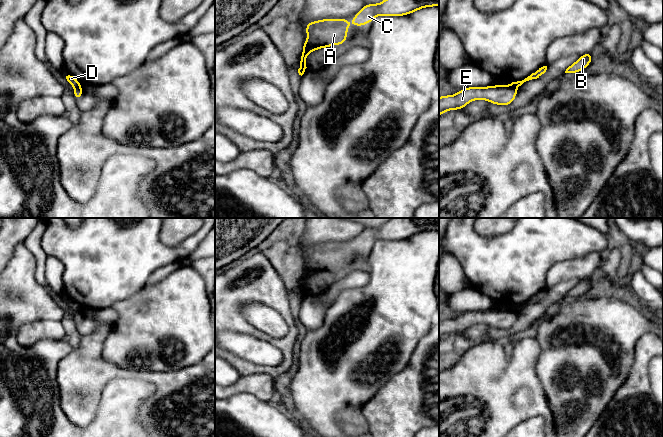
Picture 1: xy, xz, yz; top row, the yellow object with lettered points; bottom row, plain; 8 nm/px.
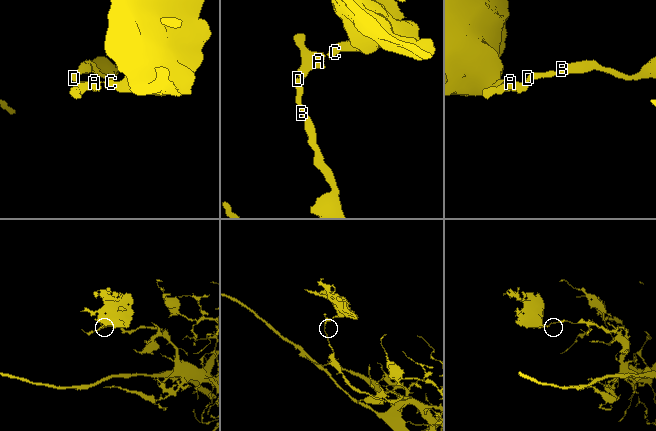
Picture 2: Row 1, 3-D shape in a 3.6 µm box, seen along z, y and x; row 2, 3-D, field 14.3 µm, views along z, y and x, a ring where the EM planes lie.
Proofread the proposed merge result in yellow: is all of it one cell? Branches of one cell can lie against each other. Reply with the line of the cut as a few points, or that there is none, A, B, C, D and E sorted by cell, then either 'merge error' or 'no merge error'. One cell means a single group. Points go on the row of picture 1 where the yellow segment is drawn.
cut yz (510, 84), (515, 88); groups A C E / B D; merge error

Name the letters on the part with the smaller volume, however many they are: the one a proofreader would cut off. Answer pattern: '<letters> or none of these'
A, C, E

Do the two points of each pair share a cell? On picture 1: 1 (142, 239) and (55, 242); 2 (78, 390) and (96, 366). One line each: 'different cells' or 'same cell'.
1: same cell
2: same cell

